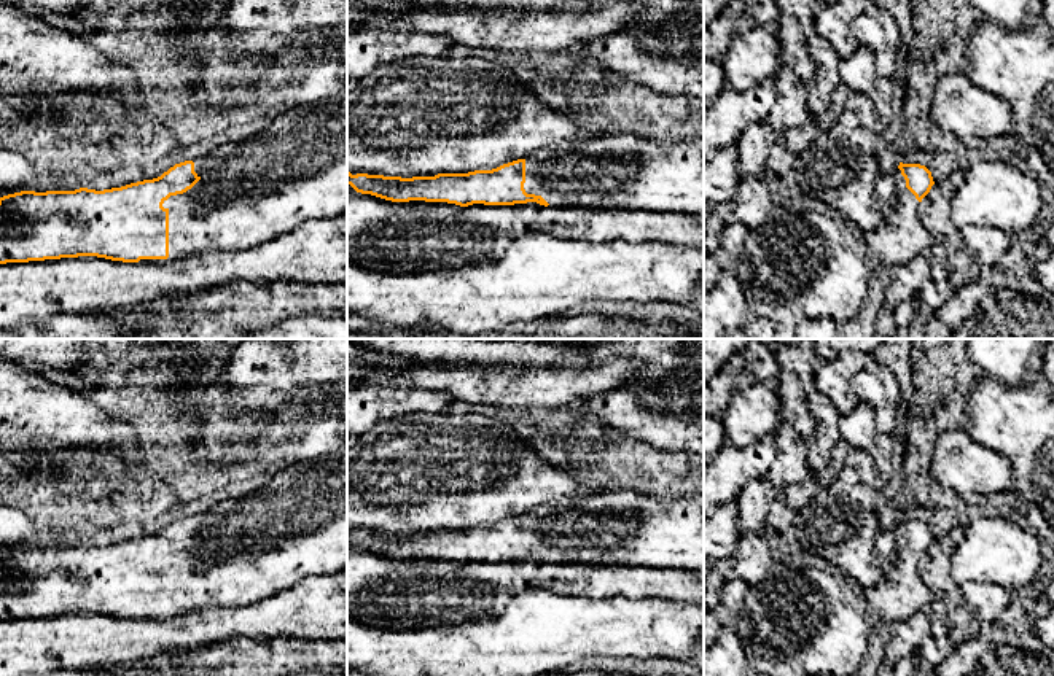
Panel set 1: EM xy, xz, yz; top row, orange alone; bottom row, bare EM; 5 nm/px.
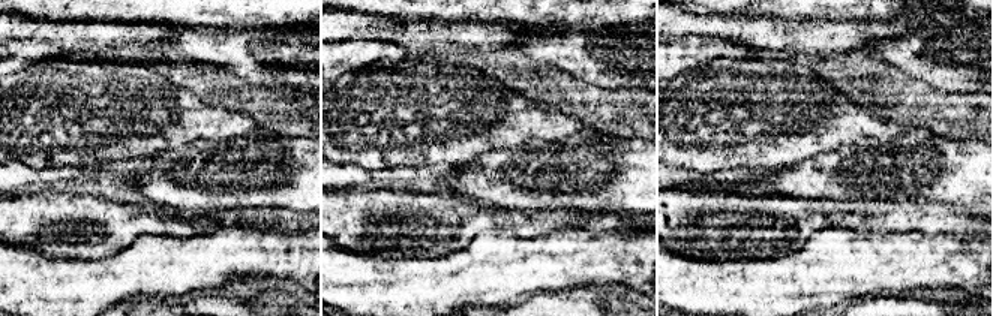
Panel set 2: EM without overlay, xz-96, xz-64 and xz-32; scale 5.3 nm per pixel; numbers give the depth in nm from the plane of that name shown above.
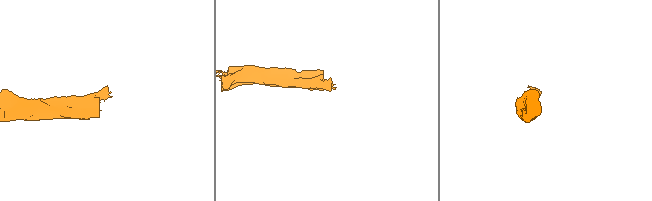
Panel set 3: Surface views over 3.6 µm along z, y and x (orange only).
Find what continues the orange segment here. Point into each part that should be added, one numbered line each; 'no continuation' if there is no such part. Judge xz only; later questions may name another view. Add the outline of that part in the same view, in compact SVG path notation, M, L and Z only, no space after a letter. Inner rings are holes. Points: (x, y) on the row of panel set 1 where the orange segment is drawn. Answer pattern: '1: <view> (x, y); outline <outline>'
1: xz (623, 170); outline M630 134L560 140L525 157L524 189L541 196L551 207L621 207L704 220L704 151L693 143L658 143Z

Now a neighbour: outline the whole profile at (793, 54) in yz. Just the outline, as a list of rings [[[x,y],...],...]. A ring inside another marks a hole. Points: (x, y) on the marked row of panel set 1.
[[[775,0],[780,16],[780,65],[791,70],[798,78],[807,83],[815,65],[807,52],[807,33],[815,32],[814,17],[818,0]]]

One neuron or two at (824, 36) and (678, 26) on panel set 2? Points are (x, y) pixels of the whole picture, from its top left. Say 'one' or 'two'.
one

